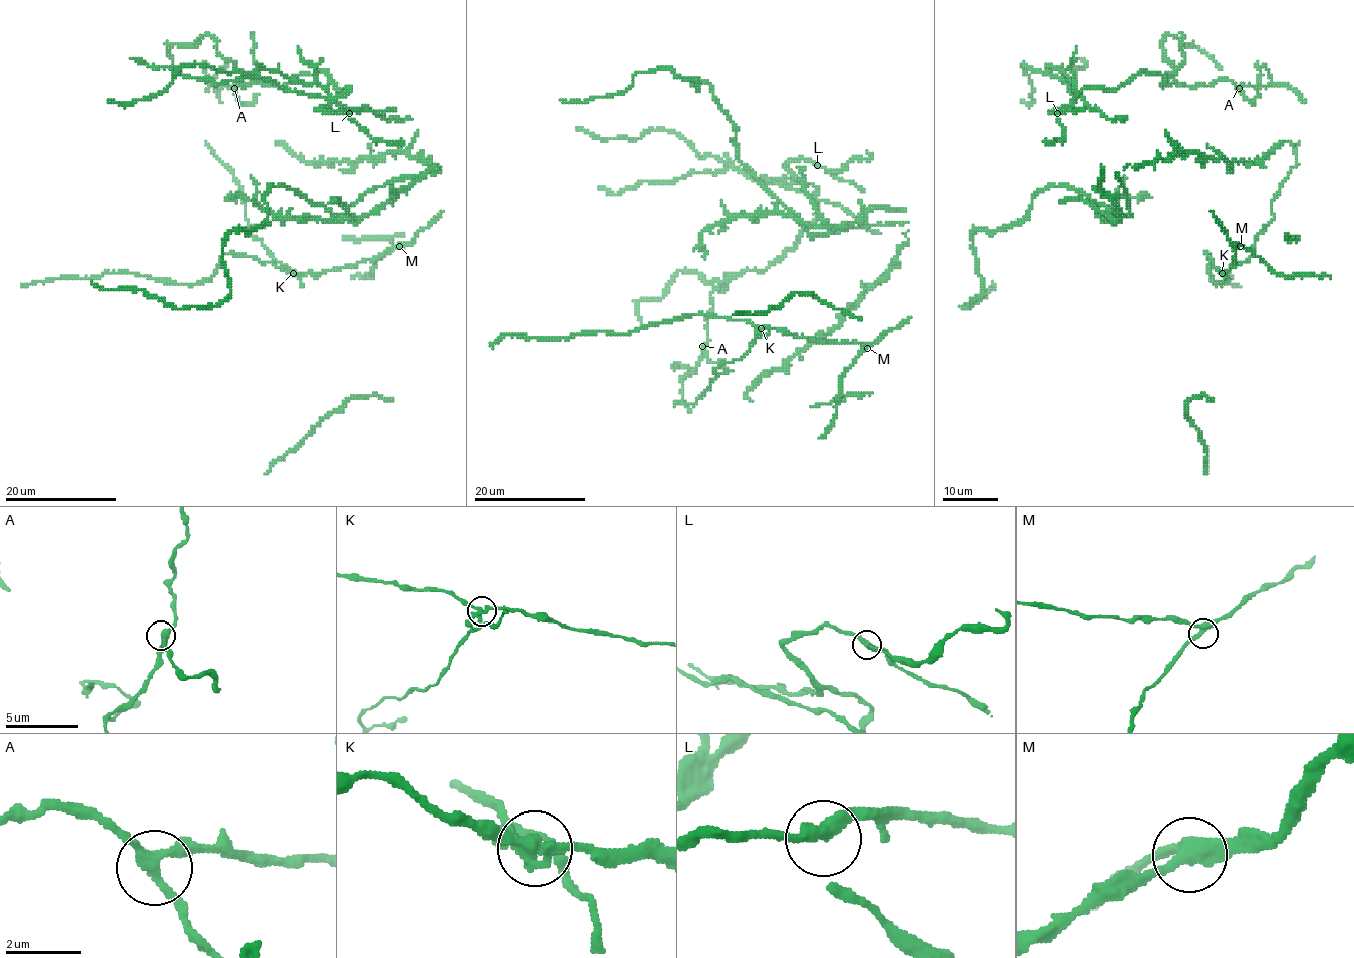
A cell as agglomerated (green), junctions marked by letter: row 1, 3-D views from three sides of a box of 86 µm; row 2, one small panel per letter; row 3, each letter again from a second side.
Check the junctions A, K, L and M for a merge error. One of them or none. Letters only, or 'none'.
K

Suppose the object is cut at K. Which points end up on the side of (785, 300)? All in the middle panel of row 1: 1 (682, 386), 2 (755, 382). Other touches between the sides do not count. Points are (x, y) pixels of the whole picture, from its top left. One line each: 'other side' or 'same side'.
1: same side
2: same side

